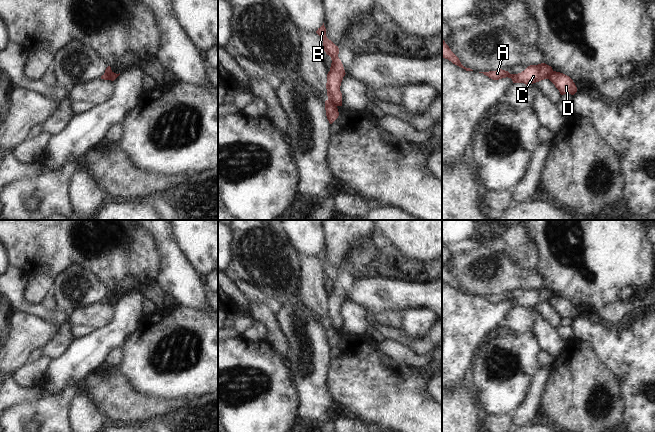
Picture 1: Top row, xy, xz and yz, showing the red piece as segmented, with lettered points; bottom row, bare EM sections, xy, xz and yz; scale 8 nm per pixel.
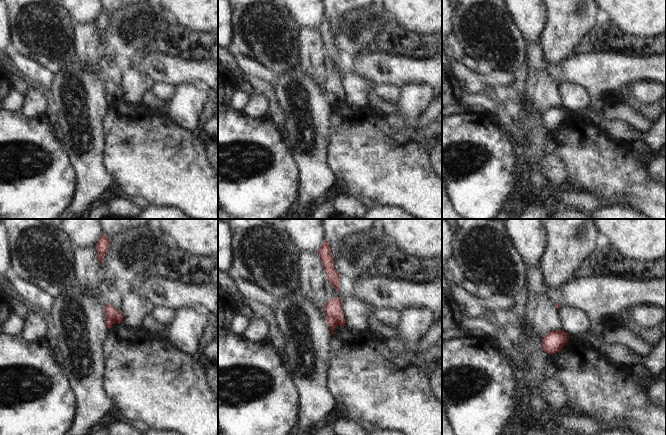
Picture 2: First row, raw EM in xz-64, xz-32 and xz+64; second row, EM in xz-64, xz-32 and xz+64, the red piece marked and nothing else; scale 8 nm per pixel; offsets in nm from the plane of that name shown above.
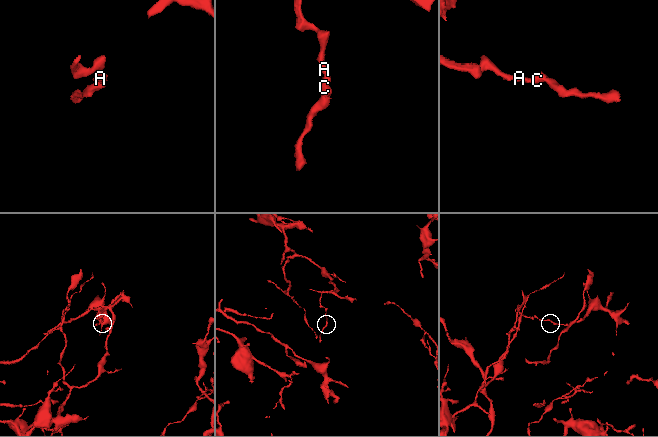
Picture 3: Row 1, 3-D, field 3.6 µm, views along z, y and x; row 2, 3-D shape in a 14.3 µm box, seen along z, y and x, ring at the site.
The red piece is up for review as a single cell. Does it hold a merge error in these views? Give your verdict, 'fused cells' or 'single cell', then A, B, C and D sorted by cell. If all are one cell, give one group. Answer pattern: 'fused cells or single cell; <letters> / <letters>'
fused cells; A B C / D

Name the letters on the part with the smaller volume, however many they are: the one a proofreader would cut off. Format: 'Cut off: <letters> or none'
Cut off: D

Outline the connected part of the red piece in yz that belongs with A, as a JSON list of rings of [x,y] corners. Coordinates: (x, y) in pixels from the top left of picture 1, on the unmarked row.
[[[541,287],[538,289],[530,289],[518,298],[510,298],[508,295],[502,293],[479,297],[483,297],[493,304],[508,301],[512,303],[513,307],[524,307],[526,309],[530,309],[544,303],[549,303],[550,299],[553,297],[553,293],[545,287]]]

